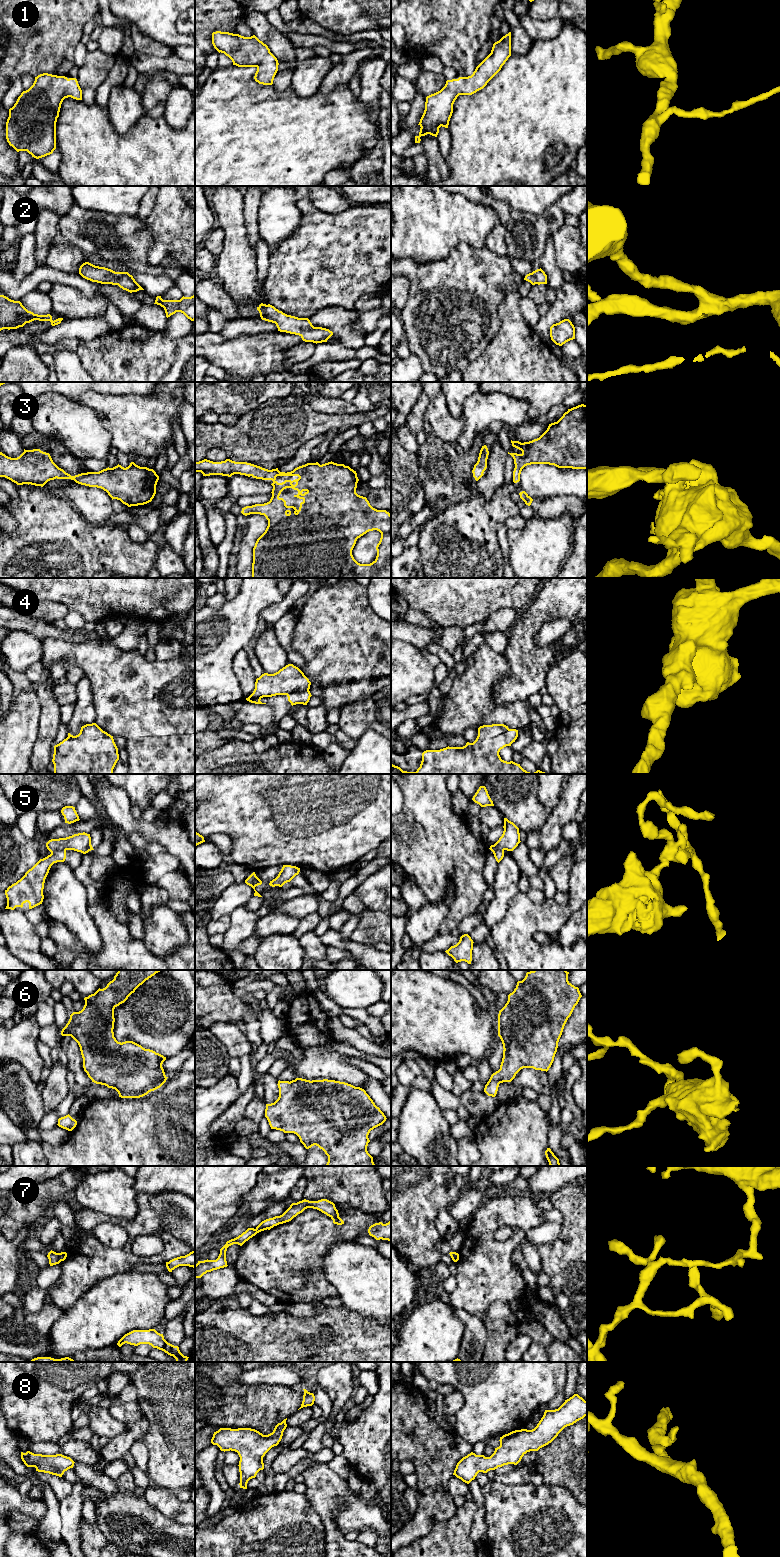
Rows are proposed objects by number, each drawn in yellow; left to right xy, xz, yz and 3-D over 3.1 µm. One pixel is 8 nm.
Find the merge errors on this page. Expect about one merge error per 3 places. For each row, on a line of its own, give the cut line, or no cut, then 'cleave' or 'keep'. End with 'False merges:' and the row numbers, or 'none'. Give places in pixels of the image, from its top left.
1: cut none; keep
2: cut none; keep
3: cut none; keep
4: cut none; keep
5: cut xy (65, 849), (59, 849), (51, 853); cleave
6: cut none; keep
7: cut xz (255, 1229), (257, 1232); cleave
8: cut none; keep
False merges: 5, 7

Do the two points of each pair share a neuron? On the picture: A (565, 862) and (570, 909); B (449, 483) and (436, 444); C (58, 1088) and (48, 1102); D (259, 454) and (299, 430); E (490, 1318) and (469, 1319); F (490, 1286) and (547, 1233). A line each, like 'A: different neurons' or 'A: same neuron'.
A: different neurons
B: same neuron
C: same neuron
D: same neuron
E: different neurons
F: different neurons

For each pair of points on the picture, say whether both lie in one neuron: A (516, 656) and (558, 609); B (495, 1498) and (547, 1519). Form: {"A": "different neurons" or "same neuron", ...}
{"A": "same neuron", "B": "same neuron"}

